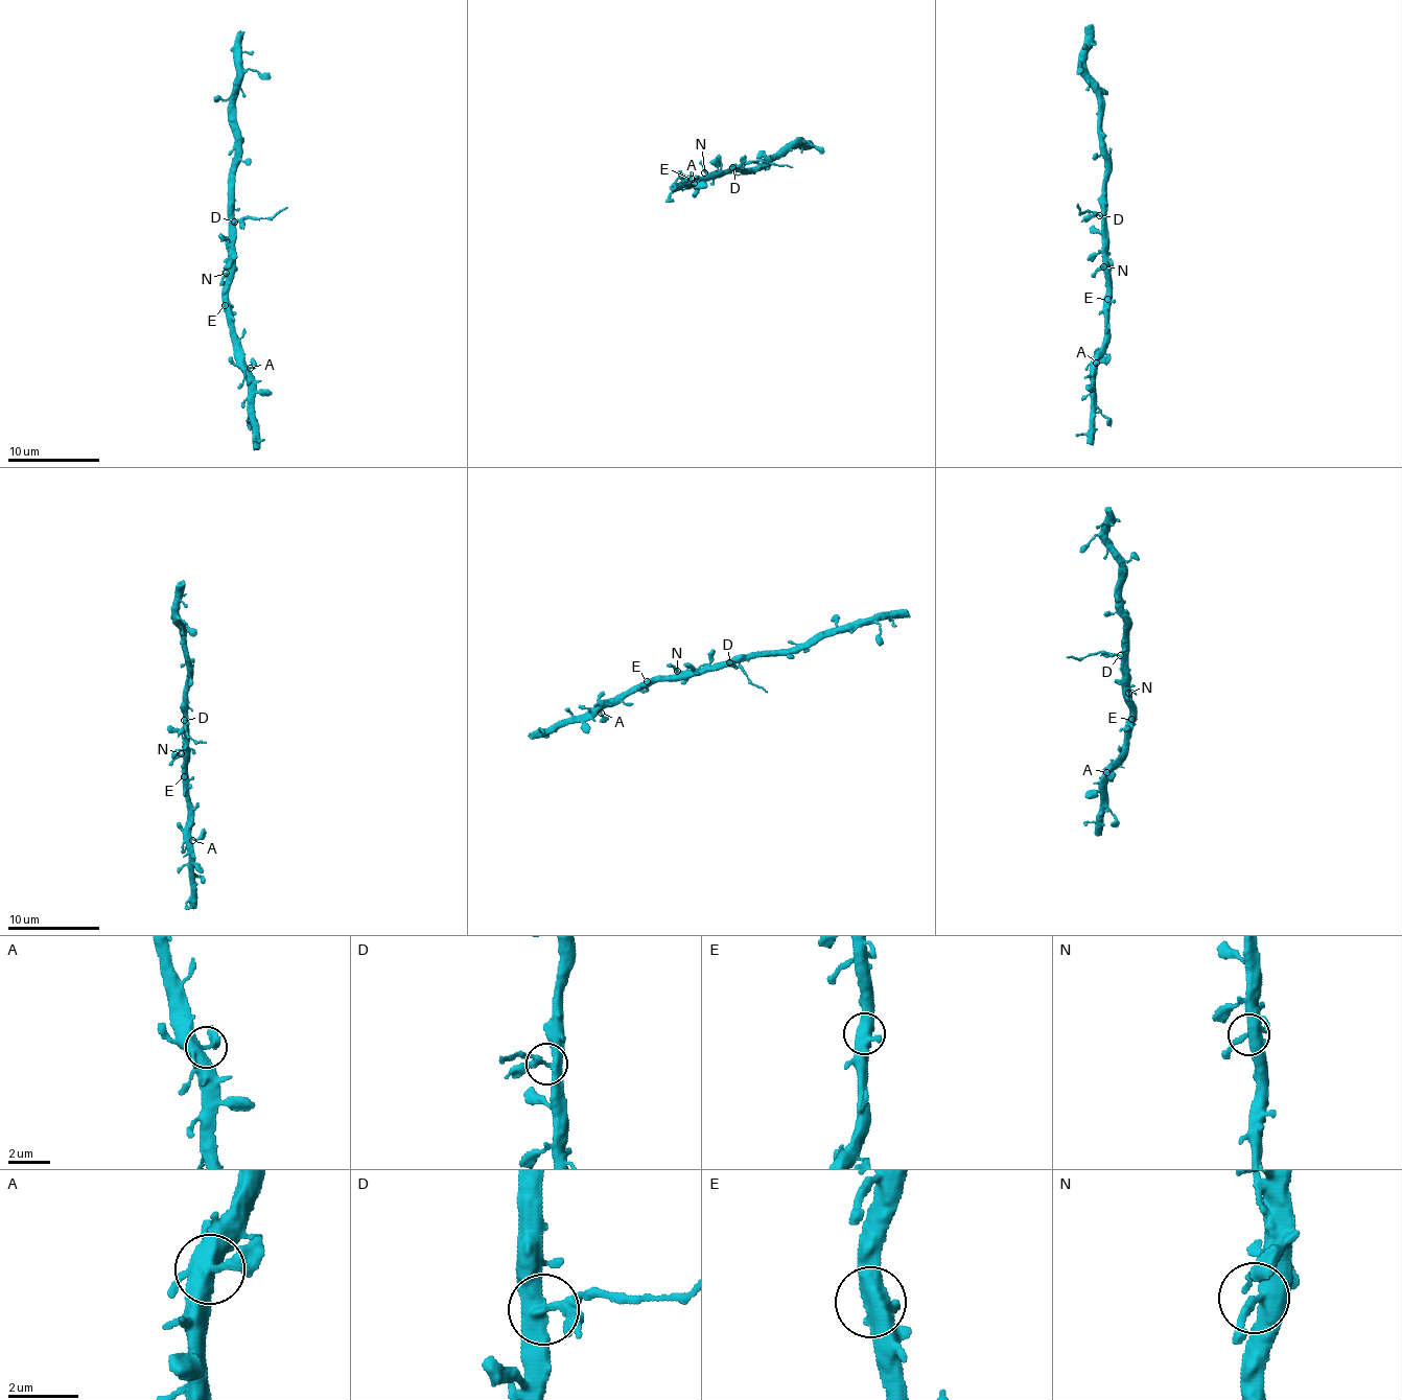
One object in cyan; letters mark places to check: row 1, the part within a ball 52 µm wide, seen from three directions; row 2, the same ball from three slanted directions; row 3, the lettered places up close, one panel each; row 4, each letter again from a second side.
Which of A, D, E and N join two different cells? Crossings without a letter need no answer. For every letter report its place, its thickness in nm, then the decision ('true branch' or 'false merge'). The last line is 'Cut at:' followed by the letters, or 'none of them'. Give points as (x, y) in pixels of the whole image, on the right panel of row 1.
A: (1096, 363) | 380 nm | true branch
D: (1099, 215) | 360 nm | false merge
E: (1107, 299) | 440 nm | true branch
N: (1103, 266) | 320 nm | true branch
Cut at: D

